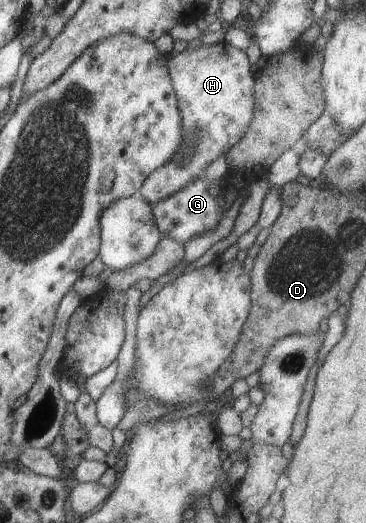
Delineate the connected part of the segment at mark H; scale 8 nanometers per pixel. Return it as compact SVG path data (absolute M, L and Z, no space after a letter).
M225 41L210 45L194 44L181 52L171 53L167 59L167 68L180 110L182 139L176 153L144 180L138 195L146 198L150 204L169 198L186 184L194 181L218 157L226 155L227 151L239 142L248 131L254 117L255 76L250 67L246 52Z

